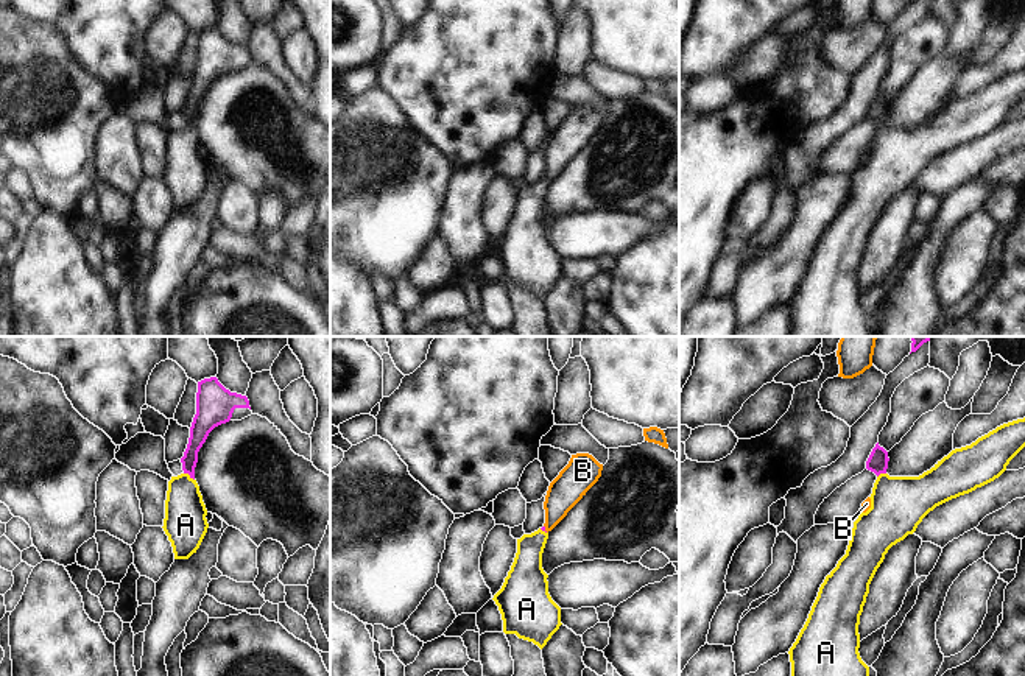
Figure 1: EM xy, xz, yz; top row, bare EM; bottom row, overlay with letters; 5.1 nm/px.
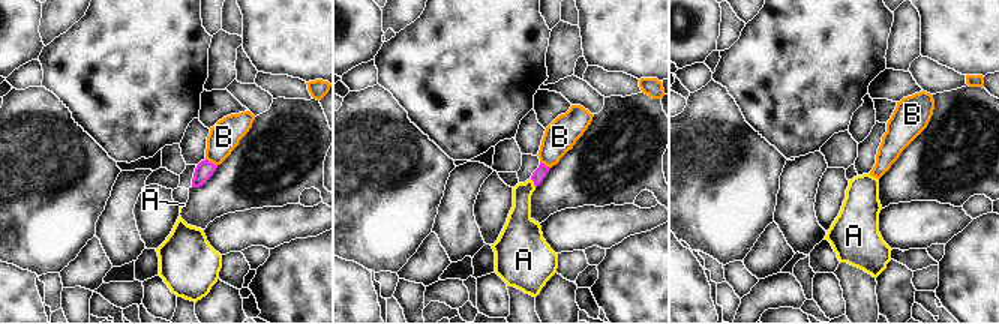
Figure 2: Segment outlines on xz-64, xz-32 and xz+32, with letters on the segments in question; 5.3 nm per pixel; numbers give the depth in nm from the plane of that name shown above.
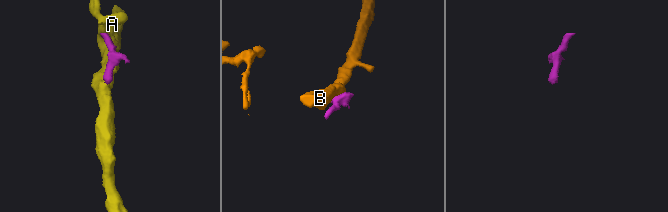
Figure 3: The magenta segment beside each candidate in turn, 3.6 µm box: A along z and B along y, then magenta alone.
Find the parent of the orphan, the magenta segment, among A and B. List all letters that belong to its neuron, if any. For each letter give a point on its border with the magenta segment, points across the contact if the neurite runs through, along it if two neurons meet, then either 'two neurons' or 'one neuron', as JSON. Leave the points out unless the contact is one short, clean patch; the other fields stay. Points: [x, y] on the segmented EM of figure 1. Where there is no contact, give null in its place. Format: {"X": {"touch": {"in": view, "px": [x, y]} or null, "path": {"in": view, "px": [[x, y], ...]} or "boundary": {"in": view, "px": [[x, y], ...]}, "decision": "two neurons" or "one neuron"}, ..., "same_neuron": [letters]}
{"A": {"touch": {"in": "xy", "px": [189, 474]}, "path": {"in": "xy", "px": [[201, 427], [190, 454], [189, 474], [184, 485], [184, 522]]}, "decision": "one neuron"}, "B": {"touch": {"in": "xz", "px": [544, 528]}, "boundary": {"in": "xz", "px": [[544, 525], [547, 531]]}, "decision": "two neurons"}, "same_neuron": ["A"]}

